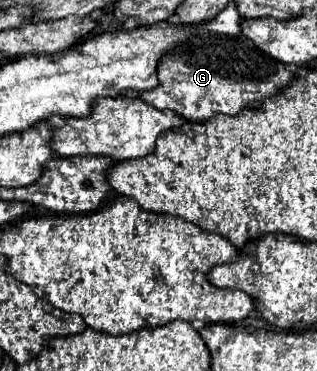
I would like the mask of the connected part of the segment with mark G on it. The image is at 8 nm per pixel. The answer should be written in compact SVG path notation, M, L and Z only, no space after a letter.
M199 33L165 53L157 63L157 77L159 85L141 91L139 99L159 111L175 111L185 121L205 121L215 113L235 115L239 109L275 95L295 79L281 61L255 49L247 37L229 37L221 33Z

